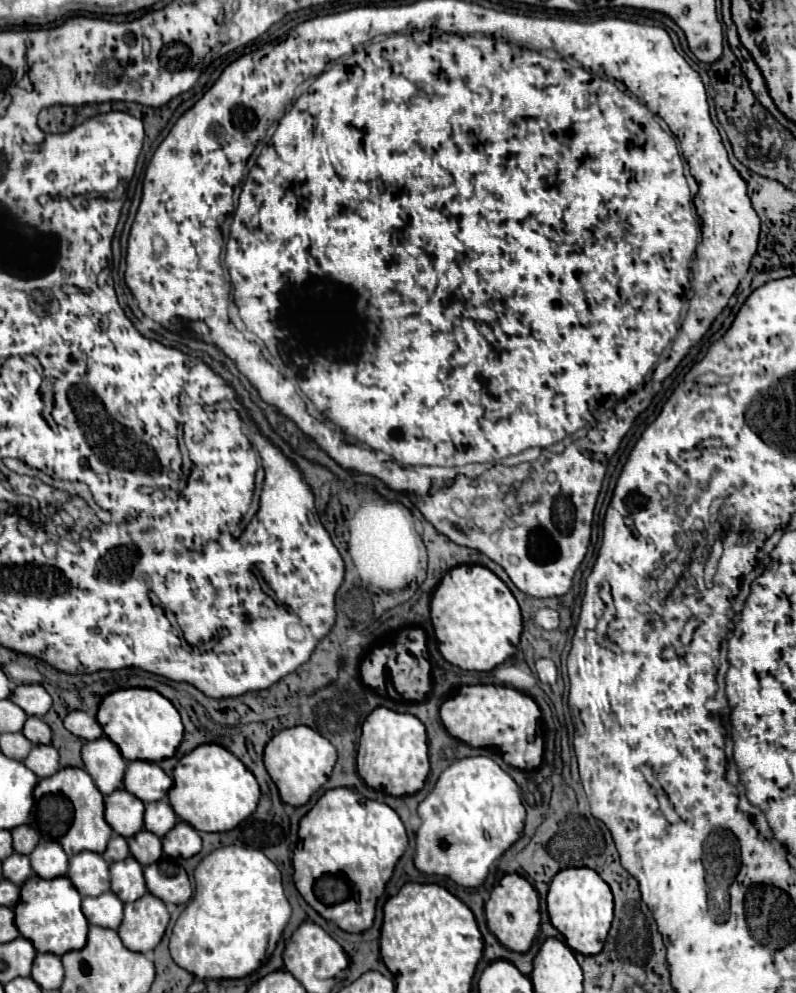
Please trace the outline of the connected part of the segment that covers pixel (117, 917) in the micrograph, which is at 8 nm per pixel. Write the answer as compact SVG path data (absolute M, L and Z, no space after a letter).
M105 892L101 896L95 898L83 898L83 914L87 914L87 922L101 926L101 928L117 928L123 920L123 902L119 902L119 898L115 898L113 892Z

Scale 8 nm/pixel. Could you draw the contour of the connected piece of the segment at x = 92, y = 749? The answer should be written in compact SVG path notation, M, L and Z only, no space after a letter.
M97 738L93 742L83 744L83 762L85 770L91 774L95 786L103 796L117 790L123 782L125 760L119 754L119 748L109 738Z

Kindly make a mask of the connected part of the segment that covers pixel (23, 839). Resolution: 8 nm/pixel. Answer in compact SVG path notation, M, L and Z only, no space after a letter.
M17 826L15 830L11 830L11 836L13 836L13 850L17 854L31 854L31 850L39 842L39 834L31 826Z

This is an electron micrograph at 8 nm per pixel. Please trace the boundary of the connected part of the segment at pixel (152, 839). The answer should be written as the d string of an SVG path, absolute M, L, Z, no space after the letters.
M139 830L139 834L131 836L127 842L129 842L131 856L141 866L149 866L149 864L157 862L161 856L161 840L155 834L151 834L149 830Z

